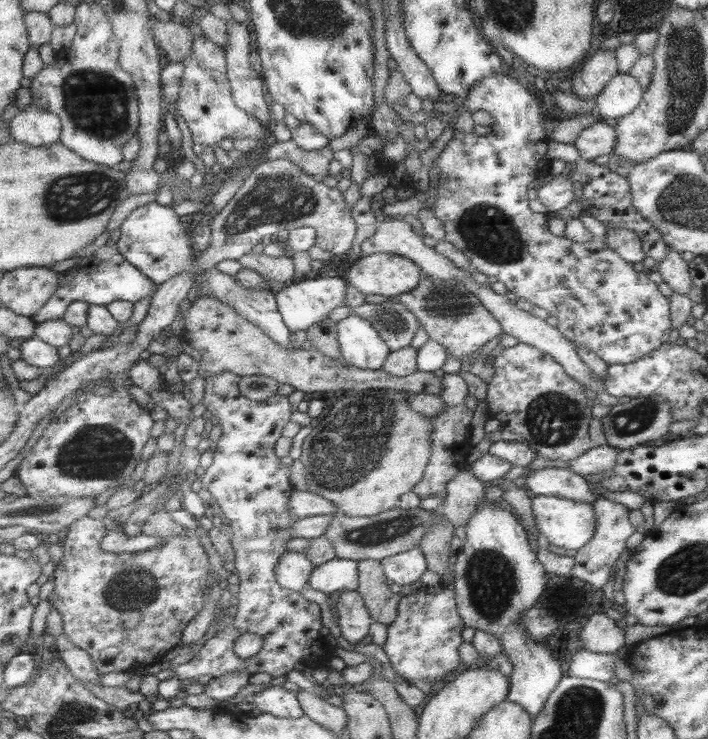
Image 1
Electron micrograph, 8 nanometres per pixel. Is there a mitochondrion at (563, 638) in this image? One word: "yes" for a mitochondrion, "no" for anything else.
no

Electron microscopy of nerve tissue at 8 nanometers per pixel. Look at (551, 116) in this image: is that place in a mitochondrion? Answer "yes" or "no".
no

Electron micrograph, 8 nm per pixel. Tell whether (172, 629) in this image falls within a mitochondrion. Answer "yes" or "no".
no

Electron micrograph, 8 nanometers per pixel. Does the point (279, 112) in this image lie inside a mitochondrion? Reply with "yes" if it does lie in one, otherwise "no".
no

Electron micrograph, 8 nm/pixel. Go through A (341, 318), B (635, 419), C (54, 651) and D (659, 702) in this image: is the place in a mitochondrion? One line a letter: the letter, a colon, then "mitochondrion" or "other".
A: other
B: mitochondrion
C: other
D: other

